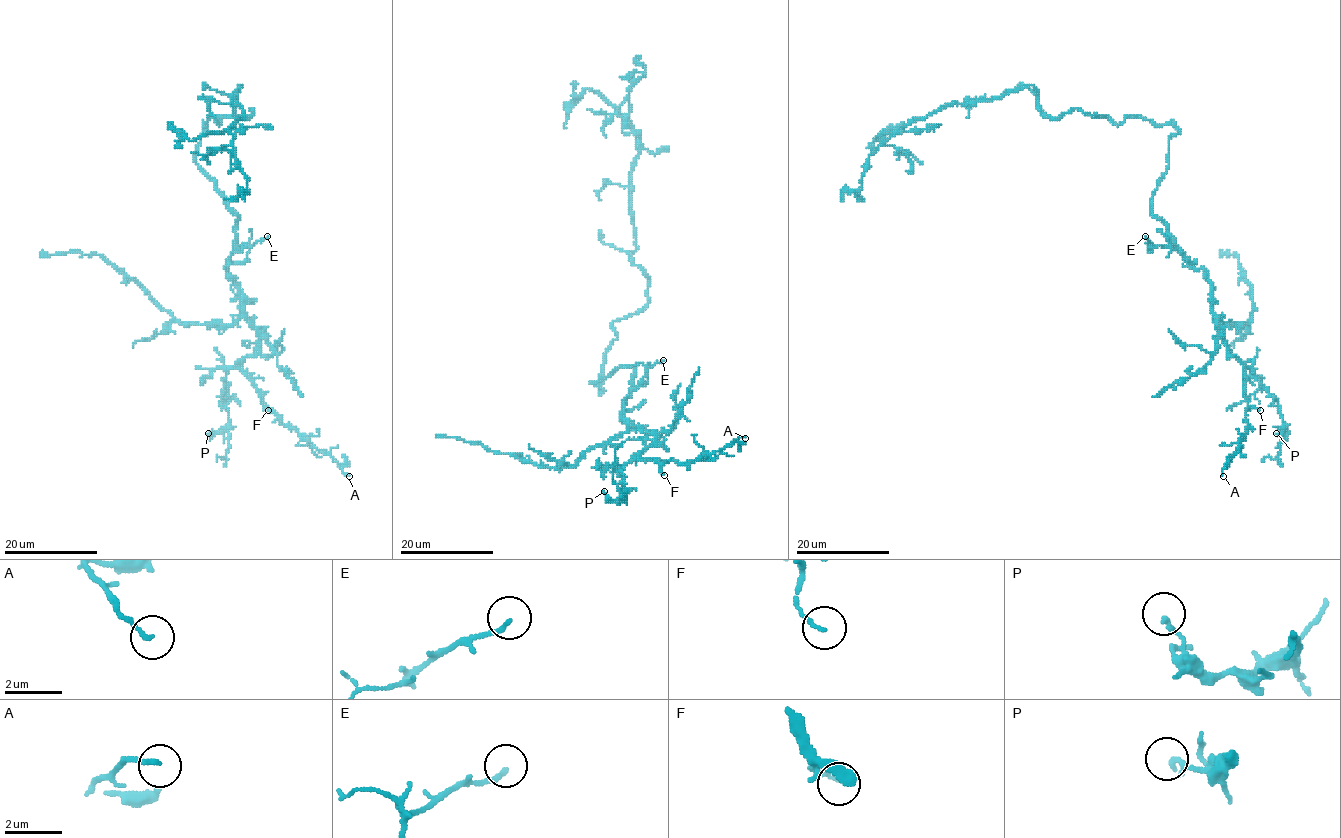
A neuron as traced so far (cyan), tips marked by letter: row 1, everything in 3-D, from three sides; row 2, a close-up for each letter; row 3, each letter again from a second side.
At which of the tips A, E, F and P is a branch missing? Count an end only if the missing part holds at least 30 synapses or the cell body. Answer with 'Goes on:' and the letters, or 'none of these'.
Goes on: none of these

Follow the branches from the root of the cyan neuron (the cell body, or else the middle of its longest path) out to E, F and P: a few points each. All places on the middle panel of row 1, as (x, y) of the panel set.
E: (603, 390), (591, 383), (602, 381), (617, 368), (631, 367), (633, 389), (639, 385), (648, 368), (663, 360)
F: (603, 390), (591, 383), (620, 367), (633, 369), (624, 419), (654, 436), (636, 459), (653, 459), (664, 475)
P: (603, 390), (591, 383), (631, 367), (624, 419), (654, 436), (622, 469), (625, 497), (611, 500), (604, 491)

